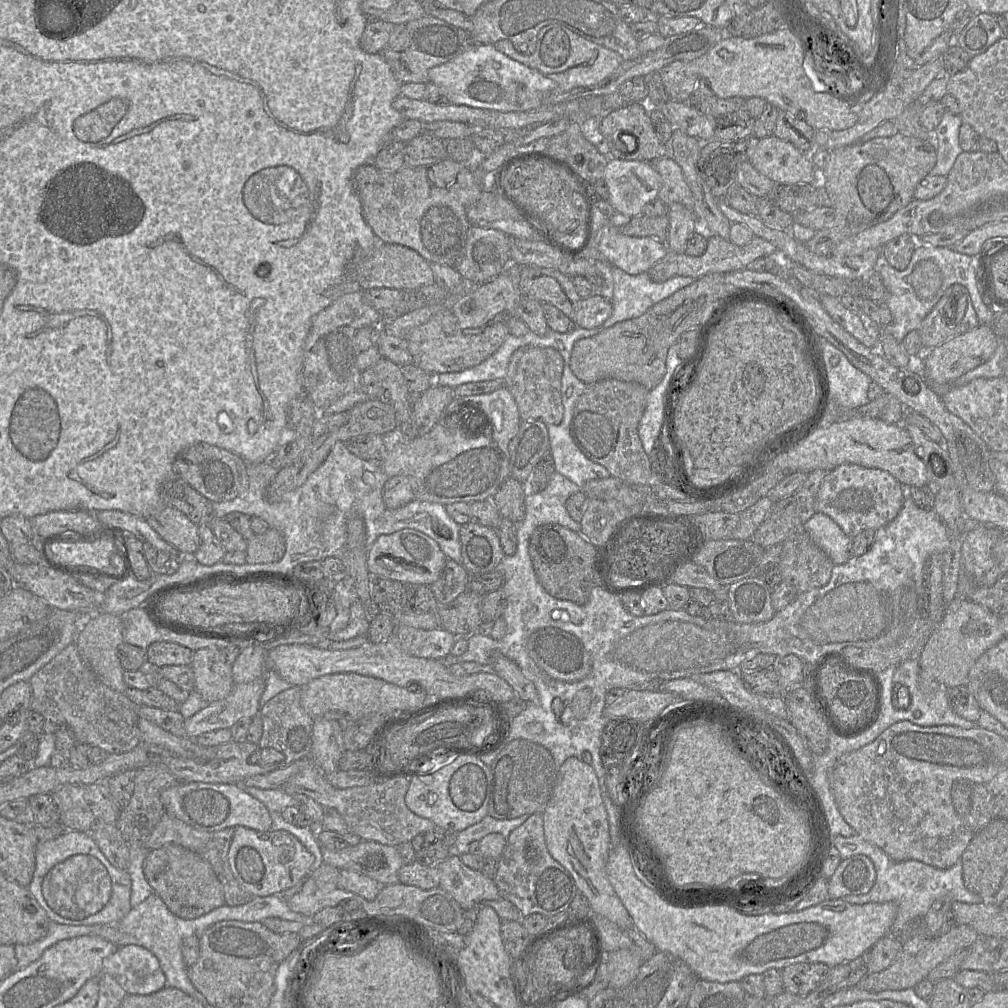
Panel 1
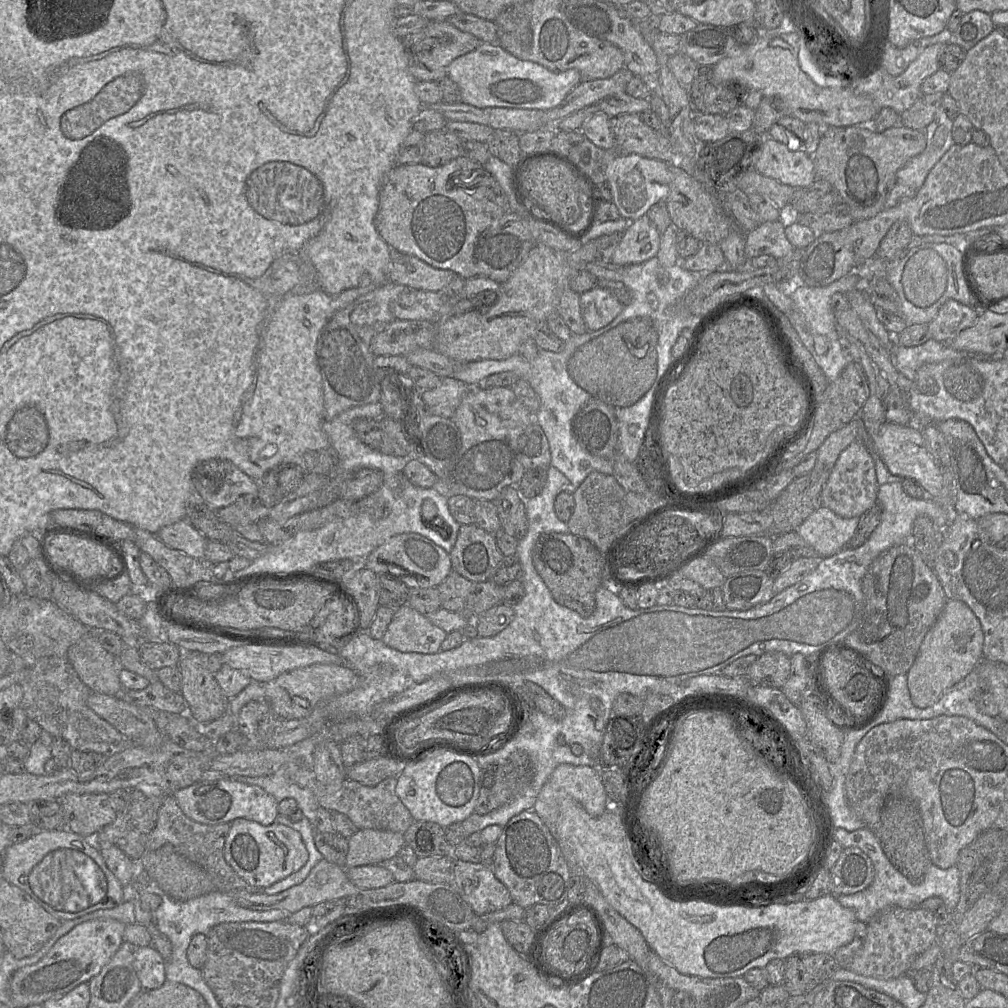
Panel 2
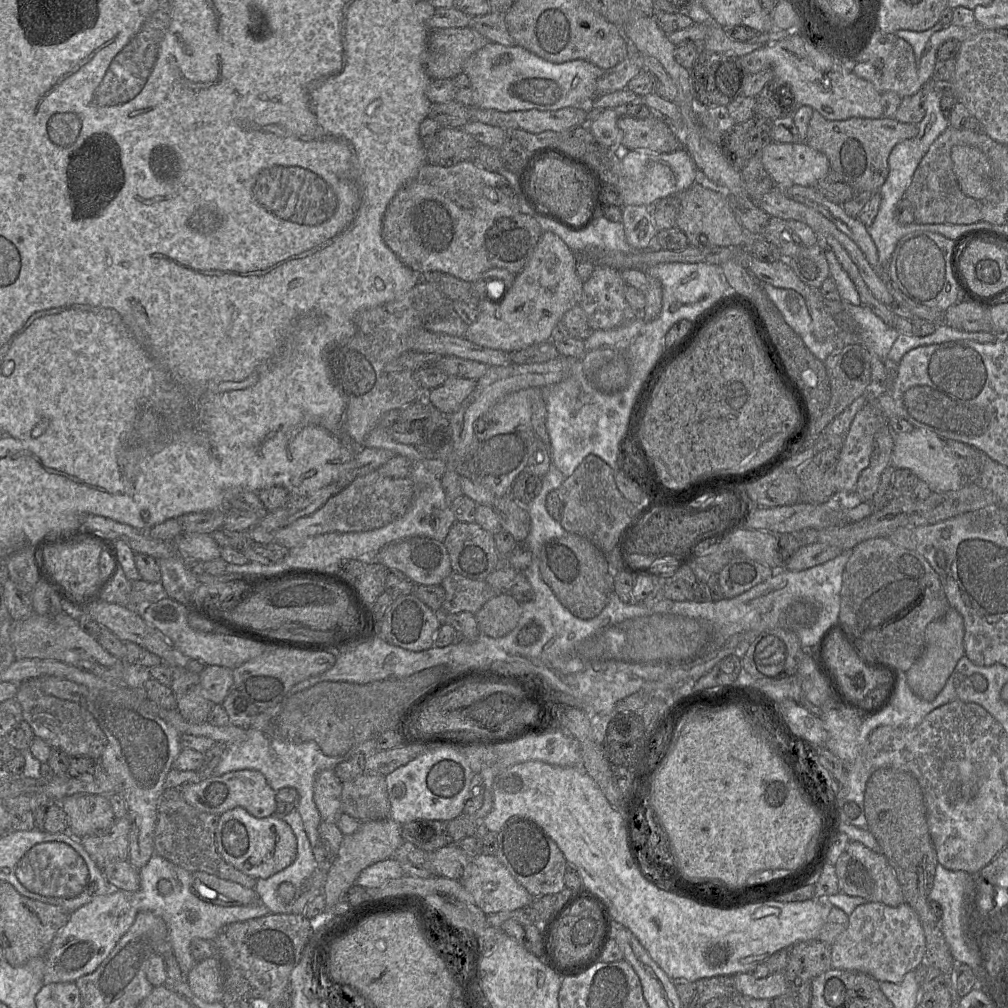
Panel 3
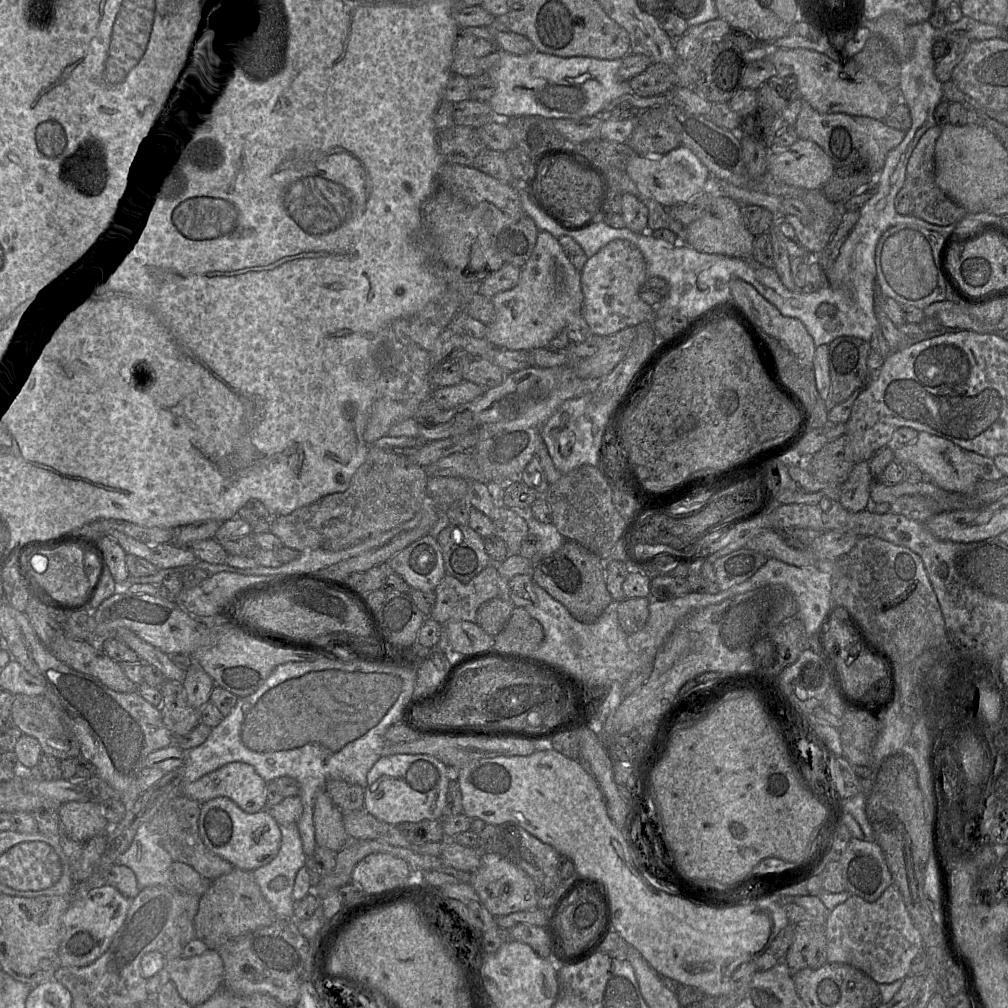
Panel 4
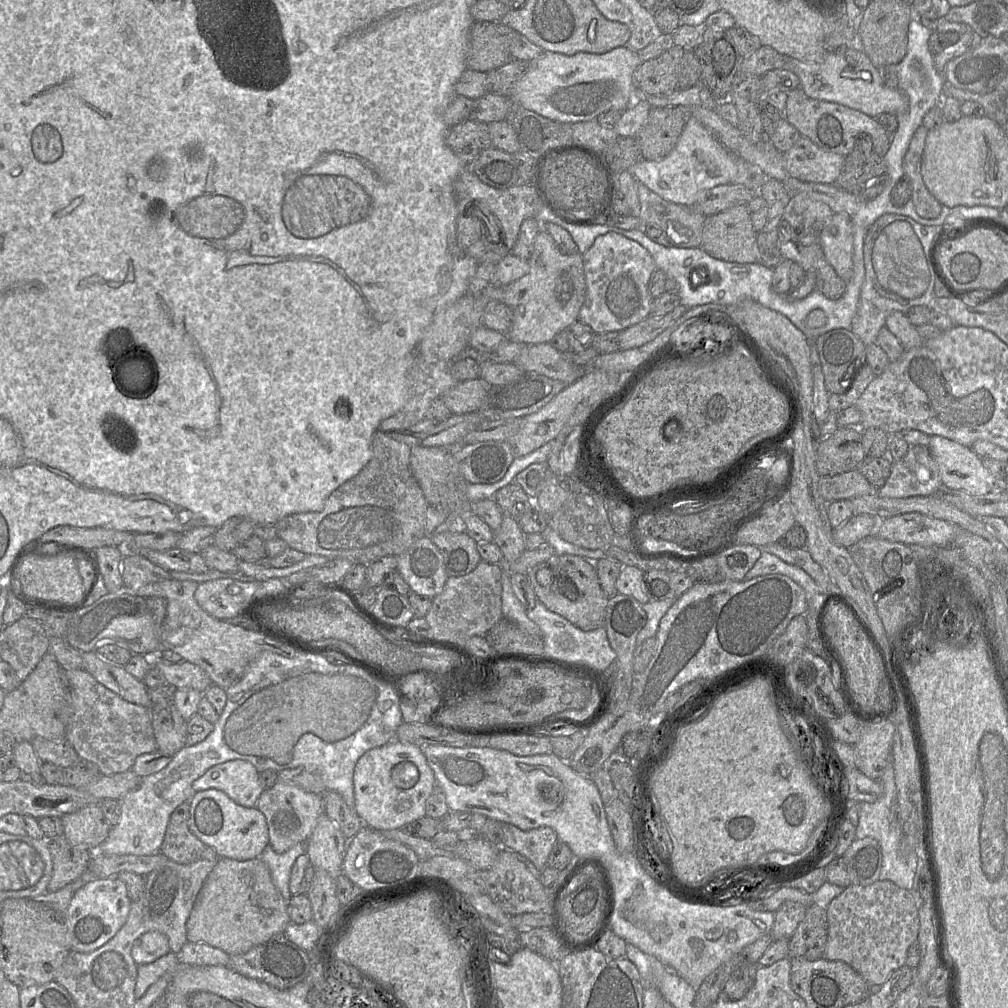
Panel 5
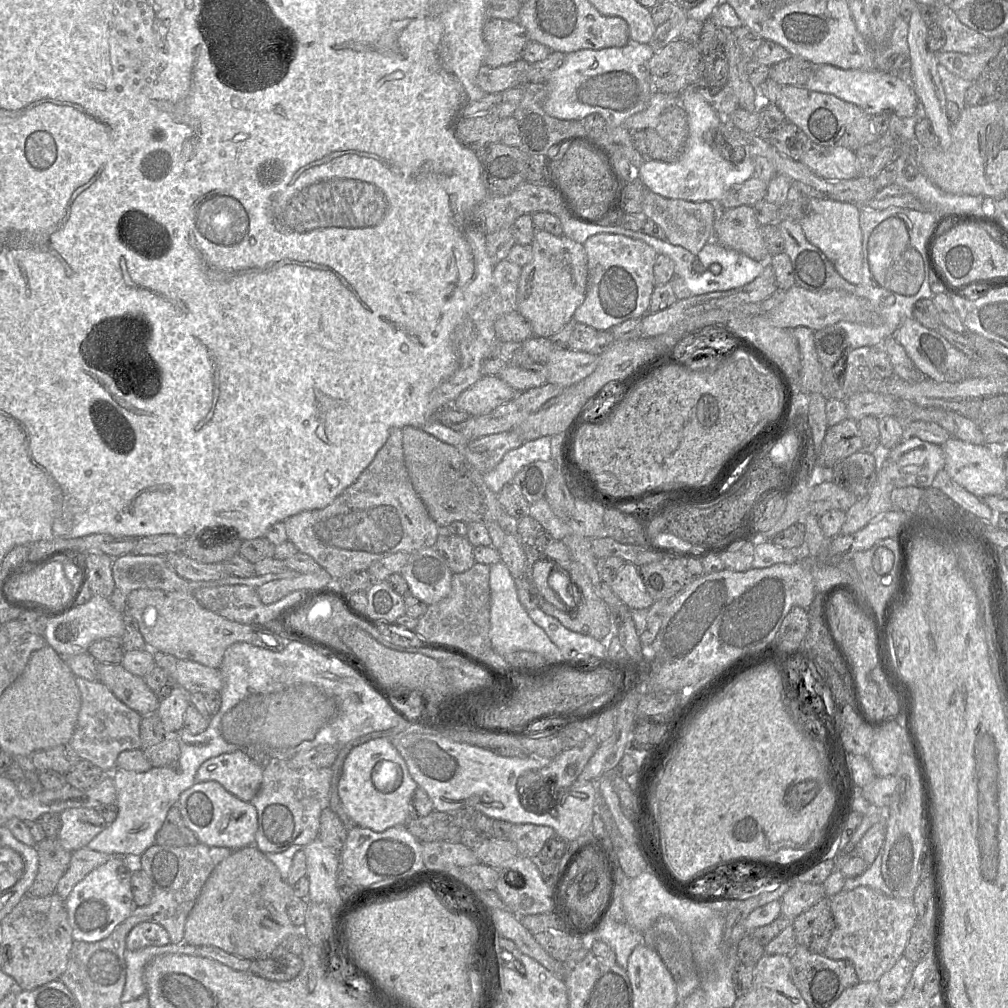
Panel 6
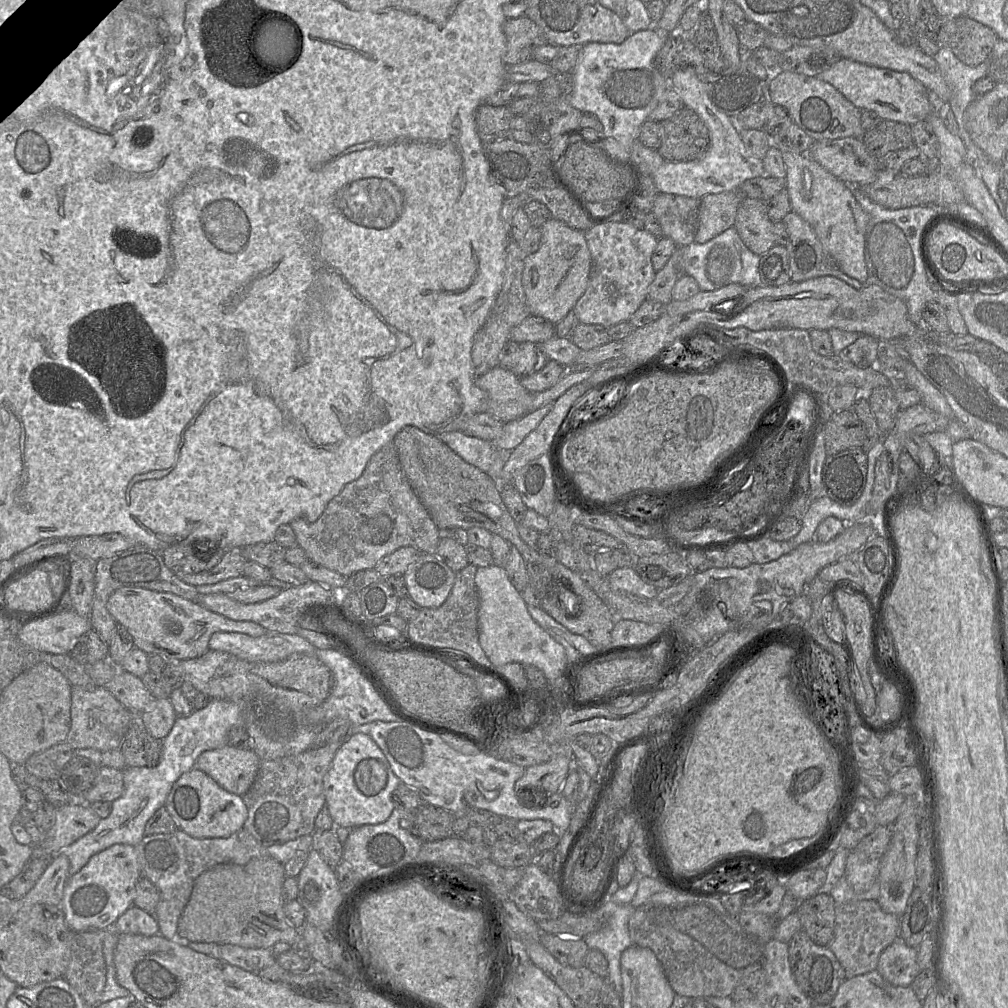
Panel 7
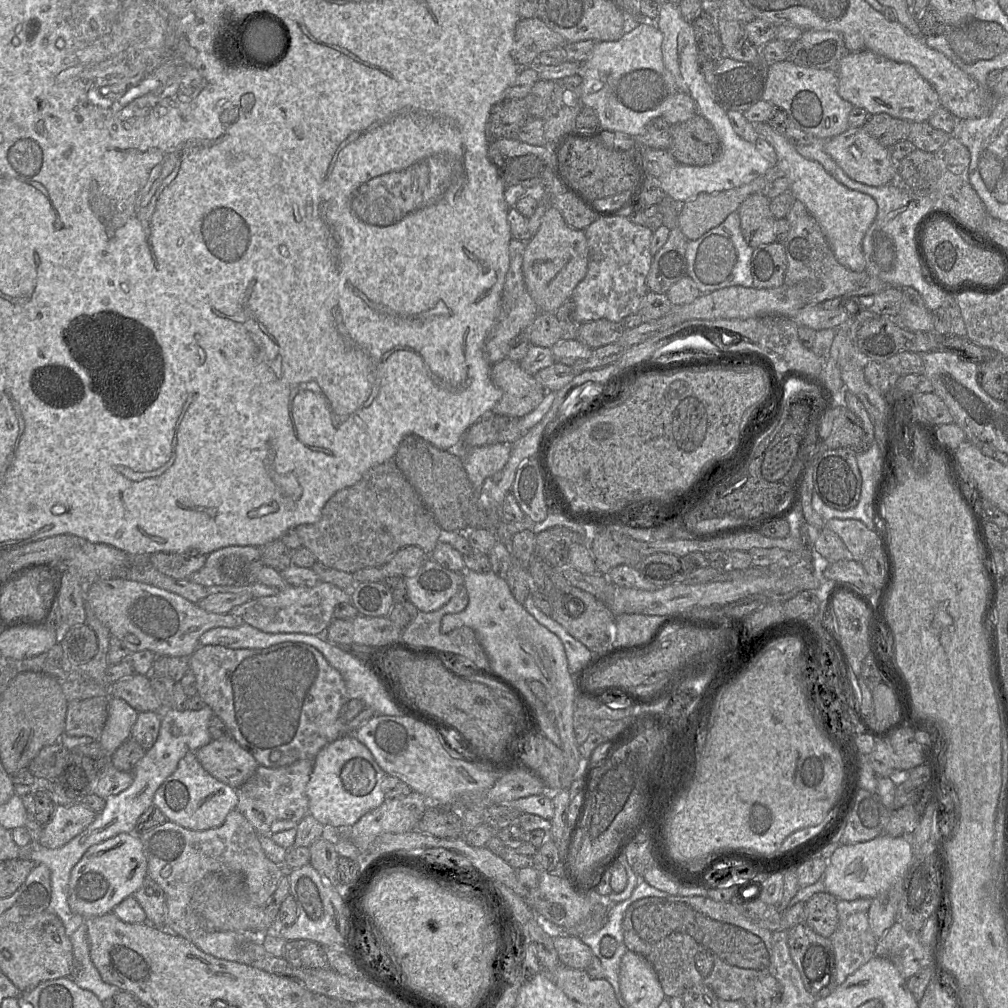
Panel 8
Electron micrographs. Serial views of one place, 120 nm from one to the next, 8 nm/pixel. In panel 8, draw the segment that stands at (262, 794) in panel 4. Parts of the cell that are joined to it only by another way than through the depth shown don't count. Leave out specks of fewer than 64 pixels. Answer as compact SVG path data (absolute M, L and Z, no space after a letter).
M234 738L212 739L196 756L207 772L234 789L247 782L259 766Z

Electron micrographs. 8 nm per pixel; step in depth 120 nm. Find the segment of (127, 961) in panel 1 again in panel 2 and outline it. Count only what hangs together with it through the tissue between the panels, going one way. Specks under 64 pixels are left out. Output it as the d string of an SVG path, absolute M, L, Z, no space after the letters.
M151 946L137 947L134 967L143 990L160 988L166 980L166 961Z

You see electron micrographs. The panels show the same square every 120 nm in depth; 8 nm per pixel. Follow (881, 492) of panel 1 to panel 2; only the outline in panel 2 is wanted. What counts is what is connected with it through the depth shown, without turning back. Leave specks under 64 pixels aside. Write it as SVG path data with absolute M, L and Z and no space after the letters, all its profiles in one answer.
M860 438L854 440L837 459L821 491L821 505L844 518L860 517L878 503L880 484L875 470L875 456Z

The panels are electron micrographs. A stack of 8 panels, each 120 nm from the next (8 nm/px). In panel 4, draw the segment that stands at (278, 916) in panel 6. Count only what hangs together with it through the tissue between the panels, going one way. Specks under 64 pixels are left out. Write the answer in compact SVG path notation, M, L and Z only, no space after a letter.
M234 868L213 880L201 896L194 919L195 937L204 941L210 949L218 949L233 938L269 926L276 920L276 914L262 895L252 872Z

